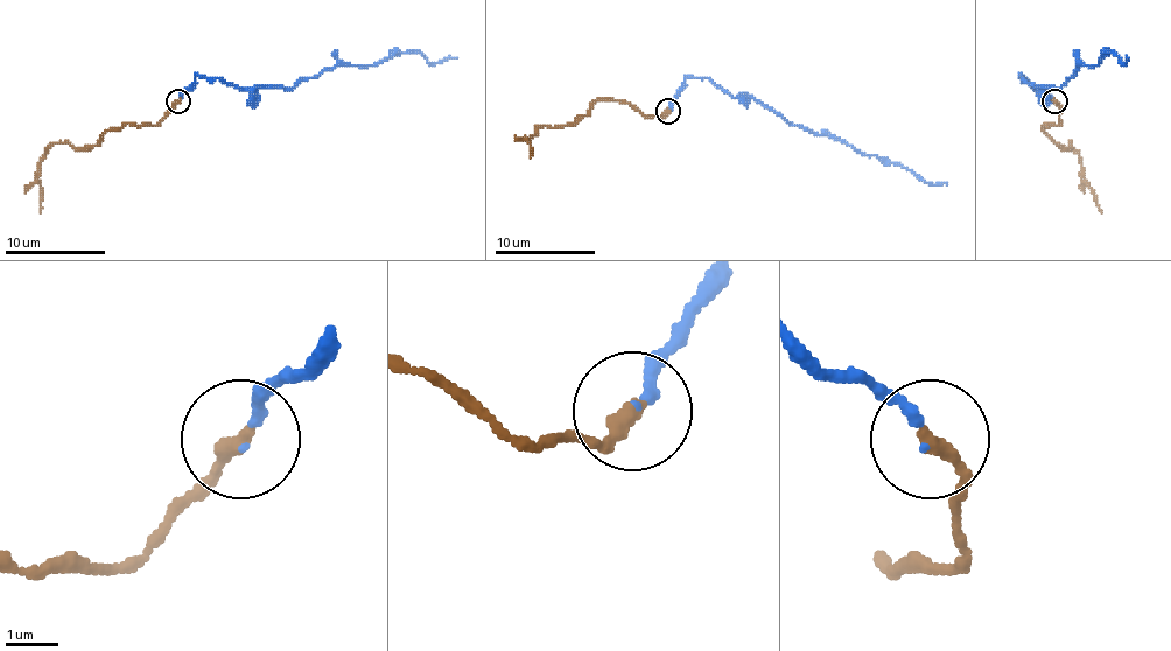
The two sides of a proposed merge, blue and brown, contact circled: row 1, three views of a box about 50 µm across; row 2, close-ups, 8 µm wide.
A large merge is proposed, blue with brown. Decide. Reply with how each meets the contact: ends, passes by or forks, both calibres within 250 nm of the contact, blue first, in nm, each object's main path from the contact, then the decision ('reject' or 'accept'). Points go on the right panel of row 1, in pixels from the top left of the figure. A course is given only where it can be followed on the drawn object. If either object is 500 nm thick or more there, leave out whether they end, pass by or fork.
blue ends; brown ends; calibres 140 and 320 nm; course blue (1053, 103), (1022, 75), (1042, 90), (1059, 88), (1079, 65), (1096, 65), (1106, 53), (1123, 63), (1129, 57); course brown (1053, 100), (1059, 125), (1044, 123), (1044, 131), (1059, 145), (1066, 147), (1071, 142), (1084, 182), (1101, 212); accept

